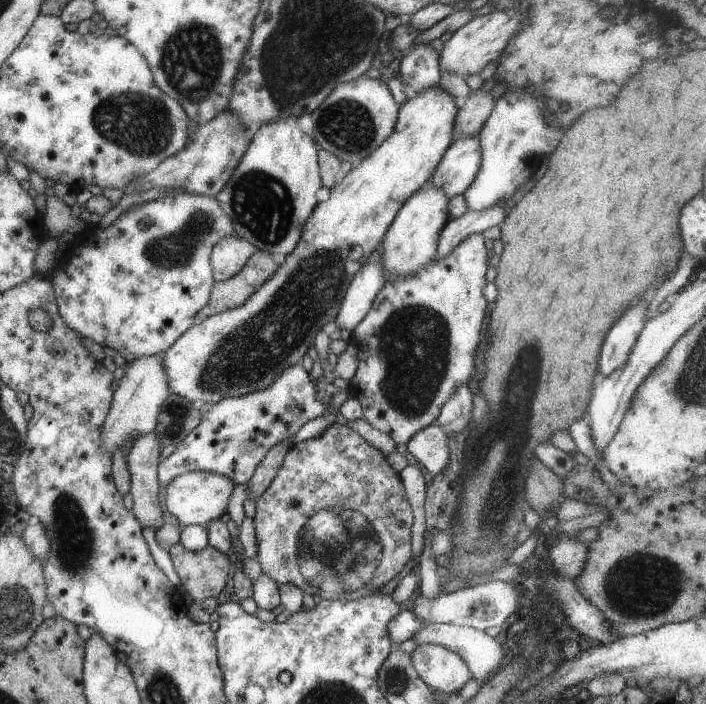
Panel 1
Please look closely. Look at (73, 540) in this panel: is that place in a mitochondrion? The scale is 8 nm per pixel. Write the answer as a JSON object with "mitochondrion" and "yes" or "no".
{"mitochondrion":"yes"}

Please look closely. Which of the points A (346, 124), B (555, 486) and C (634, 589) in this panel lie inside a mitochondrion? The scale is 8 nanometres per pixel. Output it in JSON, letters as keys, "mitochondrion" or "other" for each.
{"A":"mitochondrion","B":"other","C":"mitochondrion"}

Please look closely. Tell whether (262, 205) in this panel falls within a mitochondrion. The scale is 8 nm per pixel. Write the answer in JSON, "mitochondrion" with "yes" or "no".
{"mitochondrion":"yes"}

